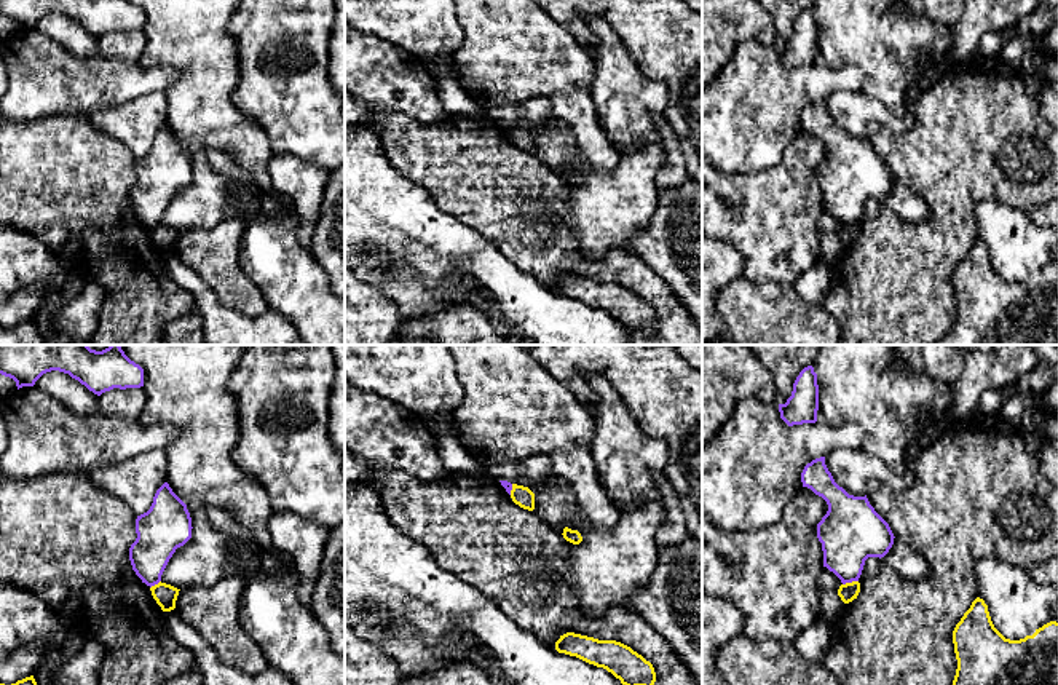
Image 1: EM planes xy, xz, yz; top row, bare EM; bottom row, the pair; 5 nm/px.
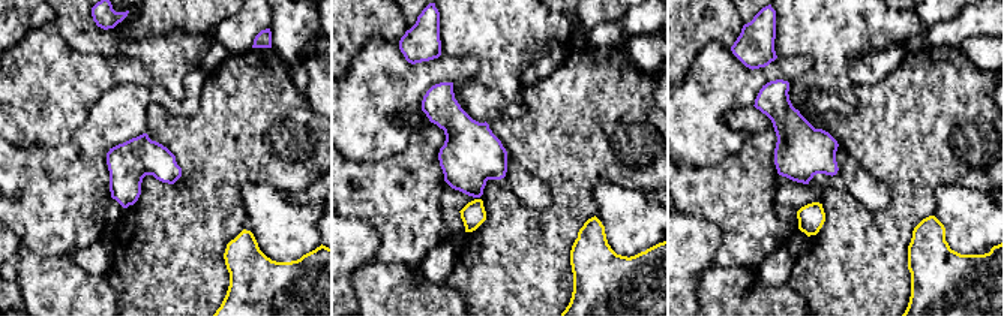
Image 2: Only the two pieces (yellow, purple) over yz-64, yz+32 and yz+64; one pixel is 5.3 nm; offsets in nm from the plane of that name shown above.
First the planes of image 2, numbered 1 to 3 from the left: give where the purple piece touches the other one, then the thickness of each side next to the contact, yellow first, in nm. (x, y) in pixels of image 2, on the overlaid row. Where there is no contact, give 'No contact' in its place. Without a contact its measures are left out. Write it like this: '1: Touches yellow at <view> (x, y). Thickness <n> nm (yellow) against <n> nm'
1: No contact
2: No contact
3: No contact

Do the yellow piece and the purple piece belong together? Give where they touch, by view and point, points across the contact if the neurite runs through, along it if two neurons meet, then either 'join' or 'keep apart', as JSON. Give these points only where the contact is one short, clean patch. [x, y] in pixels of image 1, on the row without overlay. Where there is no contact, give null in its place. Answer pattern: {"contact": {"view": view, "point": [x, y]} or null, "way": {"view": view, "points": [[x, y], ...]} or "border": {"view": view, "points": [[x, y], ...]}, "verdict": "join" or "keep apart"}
{"contact": {"view": "yz", "point": [849, 225]}, "border": {"view": "yz", "points": [[857, 222], [843, 227]]}, "verdict": "keep apart"}

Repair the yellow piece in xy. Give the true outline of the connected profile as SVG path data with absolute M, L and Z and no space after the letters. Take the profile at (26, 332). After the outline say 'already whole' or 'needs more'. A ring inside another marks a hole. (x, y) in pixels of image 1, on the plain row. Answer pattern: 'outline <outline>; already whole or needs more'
outline M34 318L16 326L0 326L0 345L45 345Z; already whole

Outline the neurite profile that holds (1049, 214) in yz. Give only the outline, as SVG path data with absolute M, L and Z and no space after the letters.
M1058 200L1048 203L1047 206L1031 212L1031 217L1037 225L1050 225L1058 228Z

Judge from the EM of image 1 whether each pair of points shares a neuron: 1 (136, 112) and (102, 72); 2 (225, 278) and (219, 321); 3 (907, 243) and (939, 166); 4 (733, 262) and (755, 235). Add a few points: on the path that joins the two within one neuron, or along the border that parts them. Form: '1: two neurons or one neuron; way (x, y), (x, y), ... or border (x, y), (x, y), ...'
1: two neurons; border (163, 90), (91, 112)
2: two neurons; border (198, 275), (224, 305), (249, 316), (257, 316)
3: one neuron; way (927, 230), (939, 219), (939, 187)
4: two neurons; border (718, 238), (730, 243), (742, 256), (744, 275)

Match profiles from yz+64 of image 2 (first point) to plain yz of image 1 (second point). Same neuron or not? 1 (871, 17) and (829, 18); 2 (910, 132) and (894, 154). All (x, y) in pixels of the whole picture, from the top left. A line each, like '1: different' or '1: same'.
1: same
2: same

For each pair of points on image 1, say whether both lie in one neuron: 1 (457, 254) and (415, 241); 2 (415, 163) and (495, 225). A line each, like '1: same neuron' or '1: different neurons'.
1: same neuron
2: same neuron

